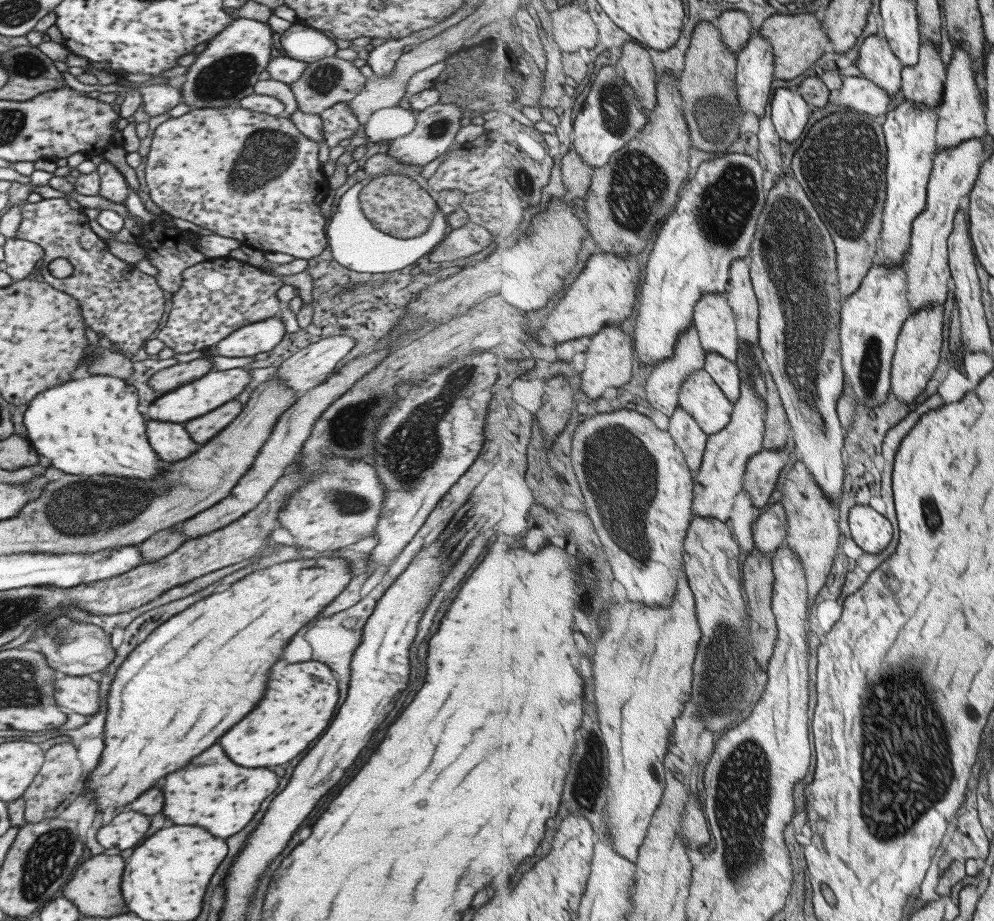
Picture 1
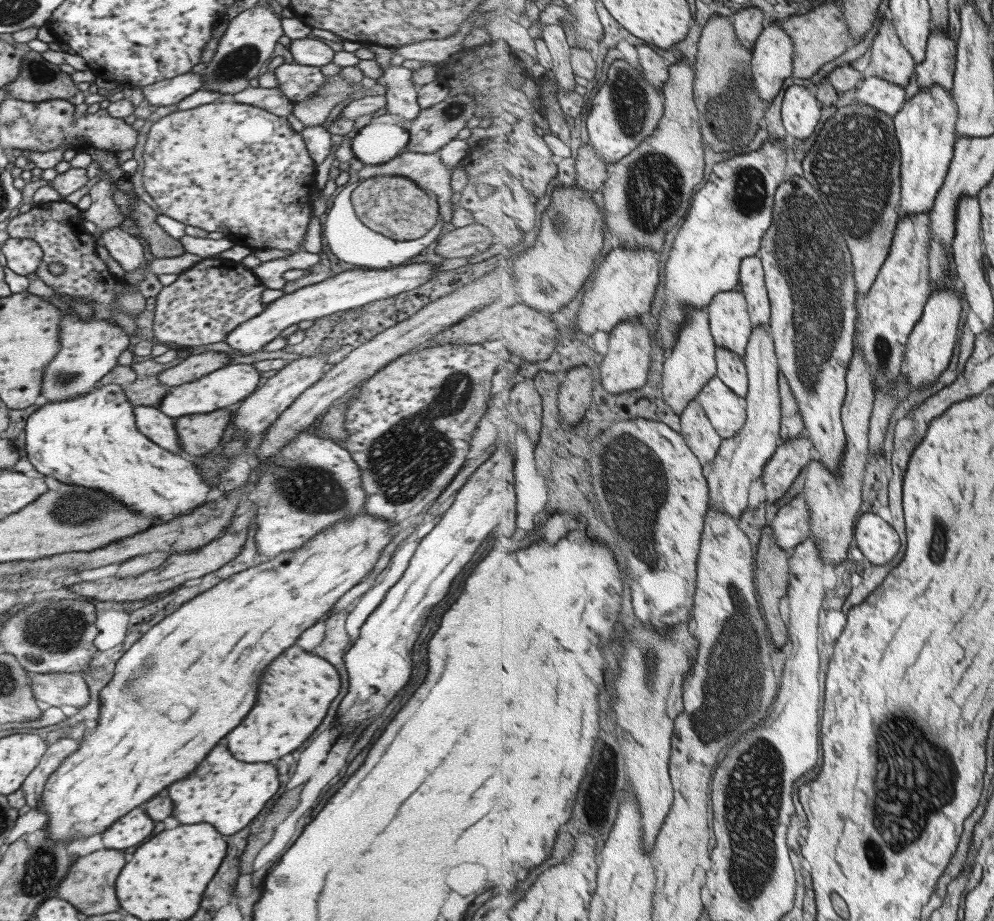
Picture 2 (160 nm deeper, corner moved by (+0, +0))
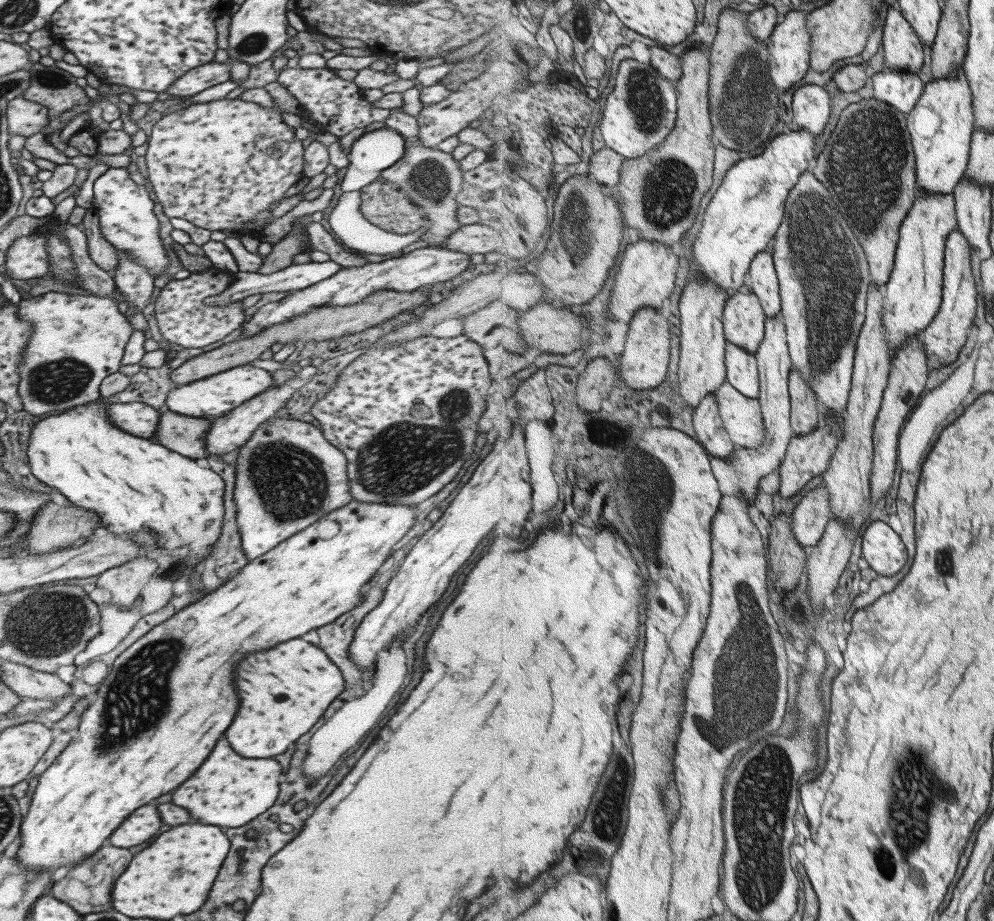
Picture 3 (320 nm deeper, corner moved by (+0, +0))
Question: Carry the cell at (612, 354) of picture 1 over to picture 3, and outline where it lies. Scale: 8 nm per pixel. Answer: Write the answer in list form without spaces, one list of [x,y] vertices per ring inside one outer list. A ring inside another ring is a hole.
[[[655,307],[638,310],[627,331],[625,349],[621,354],[619,374],[621,386],[639,390],[657,388],[669,374],[671,366],[671,324]]]

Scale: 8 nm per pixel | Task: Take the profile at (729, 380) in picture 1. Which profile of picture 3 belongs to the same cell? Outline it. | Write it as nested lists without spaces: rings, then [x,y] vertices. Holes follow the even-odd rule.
[[[728,343],[726,363],[728,381],[745,396],[754,399],[759,398],[762,382],[757,355],[736,344]]]

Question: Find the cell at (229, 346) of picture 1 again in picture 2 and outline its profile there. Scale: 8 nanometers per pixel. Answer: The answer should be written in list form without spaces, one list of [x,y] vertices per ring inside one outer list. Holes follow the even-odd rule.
[[[427,262],[405,263],[395,266],[395,268],[389,268],[389,270],[357,270],[357,268],[344,270],[339,274],[330,275],[317,284],[309,283],[309,286],[303,286],[291,294],[284,294],[281,298],[264,304],[264,309],[257,316],[242,322],[231,330],[226,336],[225,342],[227,346],[233,350],[239,350],[239,352],[247,352],[247,354],[257,352],[291,324],[298,324],[301,320],[313,321],[335,312],[363,306],[373,300],[381,300],[387,296],[395,296],[399,292],[407,292],[407,290],[415,289],[423,282],[431,280],[436,273],[435,265]]]

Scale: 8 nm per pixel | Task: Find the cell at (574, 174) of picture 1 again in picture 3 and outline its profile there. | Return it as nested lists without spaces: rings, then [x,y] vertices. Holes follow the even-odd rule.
[[[605,147],[593,154],[589,163],[589,177],[605,189],[617,189],[623,163],[628,159],[619,152]]]

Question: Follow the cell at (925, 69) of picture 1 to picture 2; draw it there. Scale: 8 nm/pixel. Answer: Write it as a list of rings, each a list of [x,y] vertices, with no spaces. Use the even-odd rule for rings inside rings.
[[[941,27],[932,29],[926,59],[916,66],[916,77],[920,90],[928,89],[933,85],[943,85],[950,91],[954,88],[958,49],[959,38],[958,40],[953,40],[951,34]]]

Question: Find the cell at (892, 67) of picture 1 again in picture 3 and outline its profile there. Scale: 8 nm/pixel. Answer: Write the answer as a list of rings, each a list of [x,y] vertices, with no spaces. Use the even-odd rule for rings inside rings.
[[[899,6],[898,9],[887,9],[885,20],[882,41],[884,66],[891,71],[917,73],[925,64],[925,48],[920,34]]]

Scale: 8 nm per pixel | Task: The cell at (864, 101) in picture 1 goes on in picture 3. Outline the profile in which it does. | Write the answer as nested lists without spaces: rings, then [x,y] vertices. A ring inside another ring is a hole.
[[[879,71],[871,73],[872,86],[875,99],[879,99],[901,112],[909,113],[914,108],[926,89],[926,83],[919,78],[917,73],[903,73],[901,71],[891,71],[887,74]]]

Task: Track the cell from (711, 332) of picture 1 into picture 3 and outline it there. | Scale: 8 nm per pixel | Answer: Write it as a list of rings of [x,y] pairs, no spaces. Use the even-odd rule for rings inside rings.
[[[737,290],[727,303],[724,325],[728,342],[757,352],[765,340],[769,317],[761,300],[748,290]]]

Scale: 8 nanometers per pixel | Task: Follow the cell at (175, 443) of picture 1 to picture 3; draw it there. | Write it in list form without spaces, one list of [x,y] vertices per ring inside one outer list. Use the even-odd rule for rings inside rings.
[[[141,402],[110,403],[107,408],[106,414],[111,425],[131,436],[152,438],[159,422],[160,414],[156,410]]]

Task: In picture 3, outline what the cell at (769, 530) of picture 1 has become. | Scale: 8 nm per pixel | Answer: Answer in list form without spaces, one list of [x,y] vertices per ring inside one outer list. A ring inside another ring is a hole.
[[[823,484],[818,485],[801,499],[792,516],[796,539],[803,546],[814,547],[822,540],[831,519],[835,518],[832,511],[832,492]]]

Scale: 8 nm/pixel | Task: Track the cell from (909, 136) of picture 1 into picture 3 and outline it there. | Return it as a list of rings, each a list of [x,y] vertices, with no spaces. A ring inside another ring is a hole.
[[[963,66],[958,75],[927,83],[924,96],[908,113],[913,150],[917,160],[917,188],[920,193],[951,194],[965,178],[971,161],[971,146],[976,126],[974,94]]]

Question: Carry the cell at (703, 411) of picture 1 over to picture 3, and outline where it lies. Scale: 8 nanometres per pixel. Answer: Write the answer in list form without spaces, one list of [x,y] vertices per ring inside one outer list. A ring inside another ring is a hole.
[[[728,380],[715,394],[718,398],[724,427],[736,446],[760,448],[765,443],[766,426],[759,399],[745,396]]]

